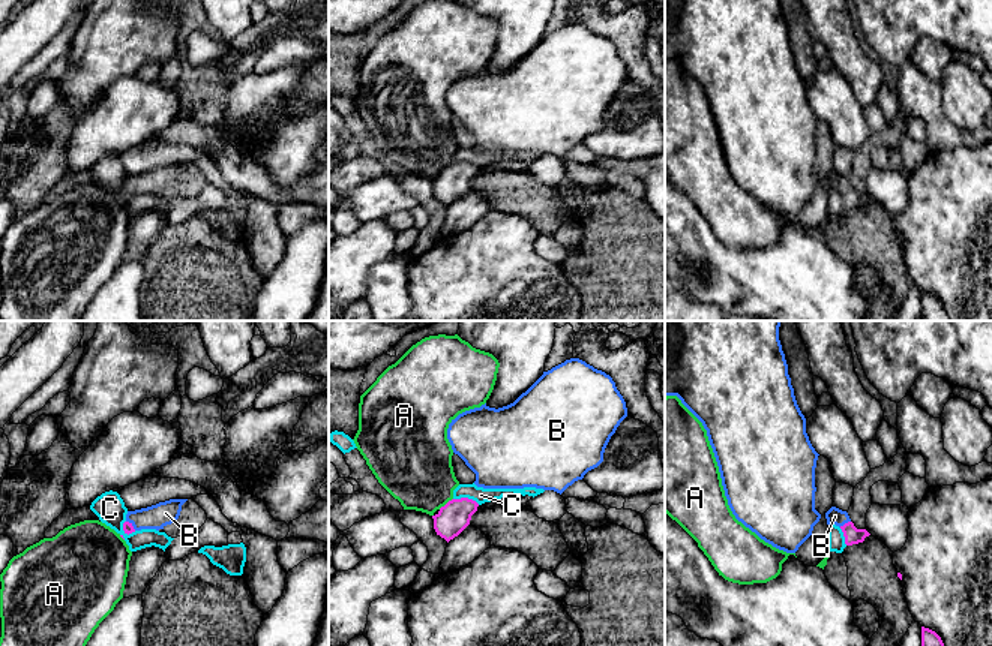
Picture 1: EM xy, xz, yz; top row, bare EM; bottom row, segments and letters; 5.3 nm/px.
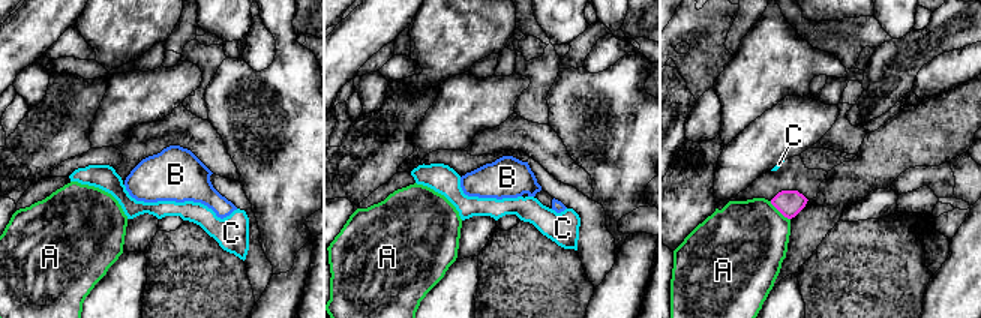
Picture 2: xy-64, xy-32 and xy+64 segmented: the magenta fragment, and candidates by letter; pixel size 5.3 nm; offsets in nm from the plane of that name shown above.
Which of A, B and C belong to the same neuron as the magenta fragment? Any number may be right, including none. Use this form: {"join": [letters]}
{"join": ["B"]}

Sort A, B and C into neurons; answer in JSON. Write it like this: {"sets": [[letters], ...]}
{"sets": [["A"], ["B"], ["C"]]}

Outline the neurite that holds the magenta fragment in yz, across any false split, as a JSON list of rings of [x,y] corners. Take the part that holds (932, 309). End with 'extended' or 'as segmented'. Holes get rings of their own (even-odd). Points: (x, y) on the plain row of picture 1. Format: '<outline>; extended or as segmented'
[[[921,291],[921,315],[924,321],[950,321],[950,316],[944,310],[941,301],[924,291]]]; as segmented

